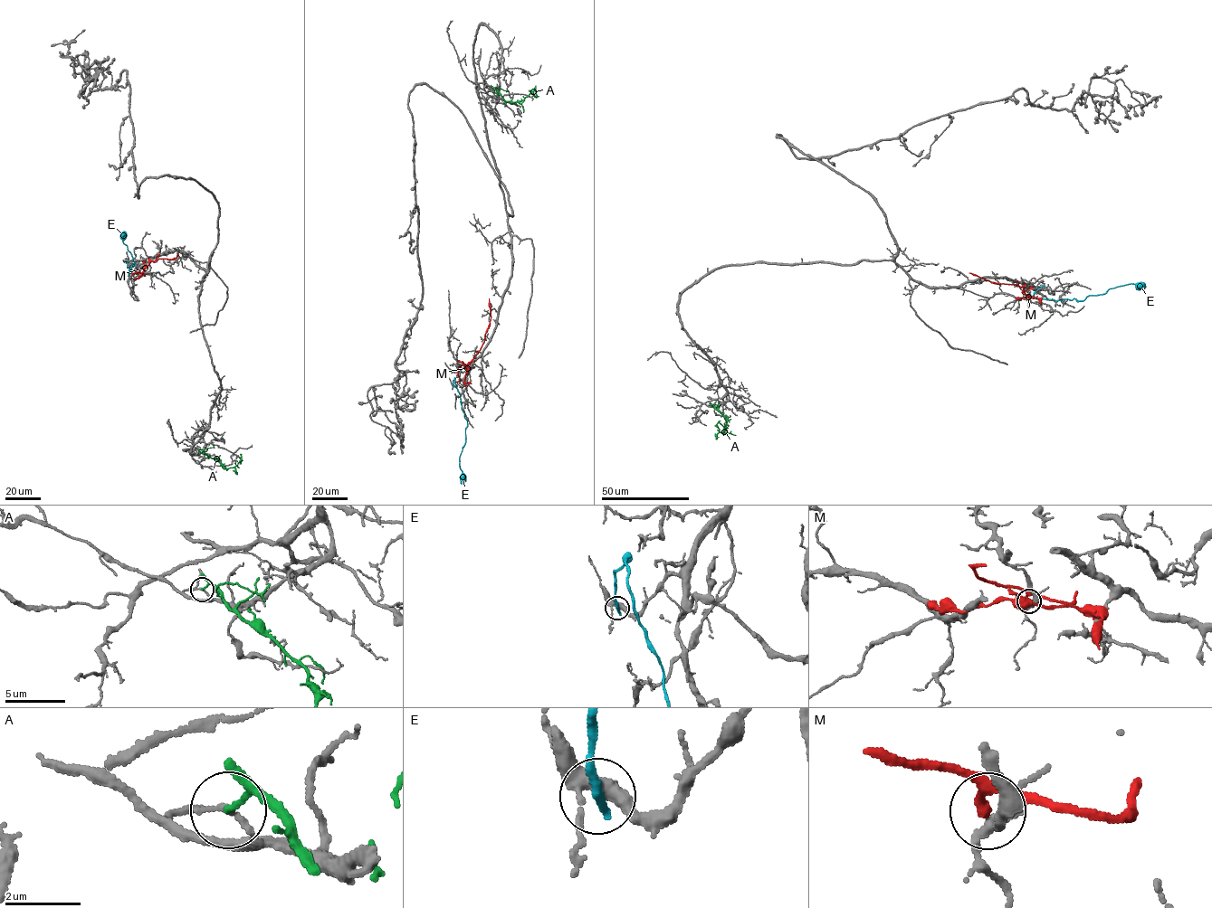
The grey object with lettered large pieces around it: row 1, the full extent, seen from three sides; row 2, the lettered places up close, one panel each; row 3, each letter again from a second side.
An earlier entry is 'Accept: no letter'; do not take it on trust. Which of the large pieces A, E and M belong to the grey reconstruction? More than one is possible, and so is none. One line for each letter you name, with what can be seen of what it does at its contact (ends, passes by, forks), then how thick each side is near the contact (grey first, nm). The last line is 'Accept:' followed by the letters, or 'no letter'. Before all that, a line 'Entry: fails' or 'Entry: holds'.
Entry: holds
Accept: no letter

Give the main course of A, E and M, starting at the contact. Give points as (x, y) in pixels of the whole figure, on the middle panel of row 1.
A: (491, 87), (506, 101), (519, 102), (533, 91), (535, 87), (536, 97)
E: (453, 385), (454, 378), (467, 421), (465, 443), (459, 457), (462, 483)
M: (456, 375), (460, 366), (472, 362), (484, 341), (491, 317), (489, 298)

